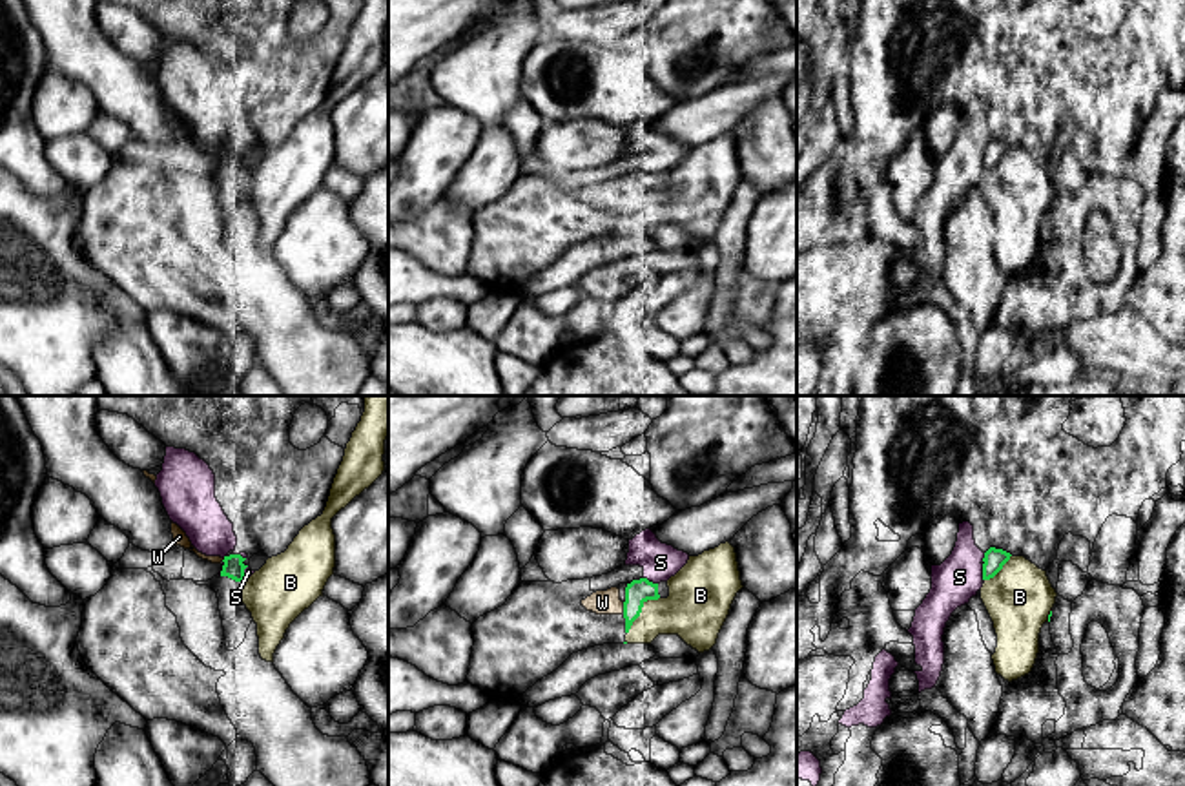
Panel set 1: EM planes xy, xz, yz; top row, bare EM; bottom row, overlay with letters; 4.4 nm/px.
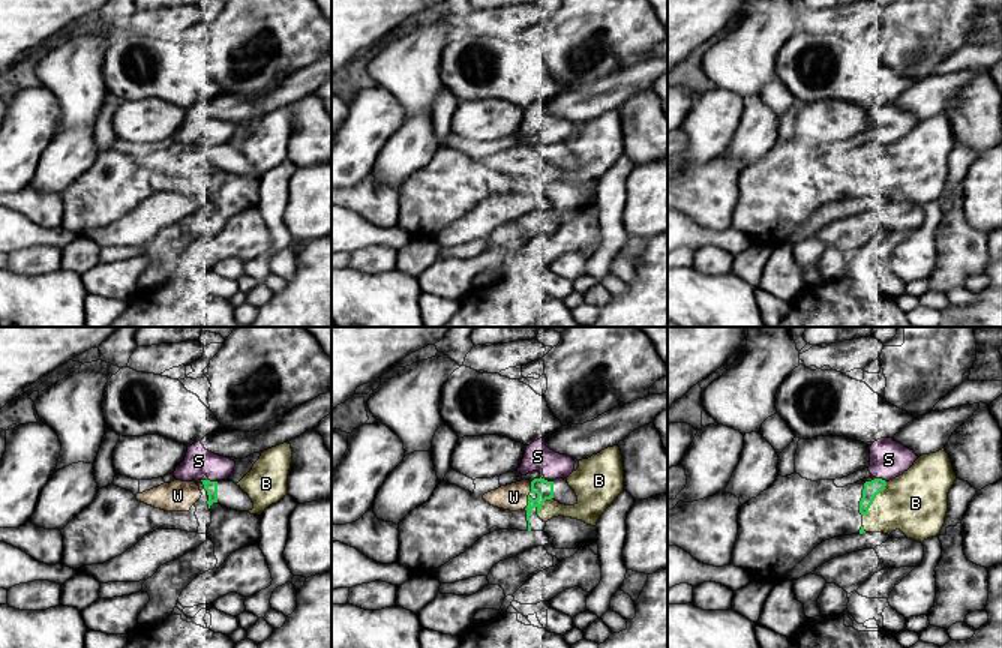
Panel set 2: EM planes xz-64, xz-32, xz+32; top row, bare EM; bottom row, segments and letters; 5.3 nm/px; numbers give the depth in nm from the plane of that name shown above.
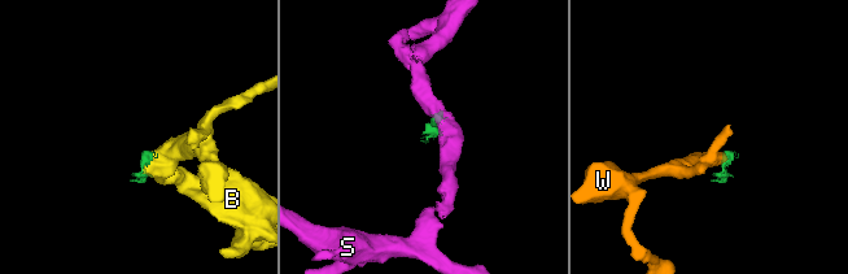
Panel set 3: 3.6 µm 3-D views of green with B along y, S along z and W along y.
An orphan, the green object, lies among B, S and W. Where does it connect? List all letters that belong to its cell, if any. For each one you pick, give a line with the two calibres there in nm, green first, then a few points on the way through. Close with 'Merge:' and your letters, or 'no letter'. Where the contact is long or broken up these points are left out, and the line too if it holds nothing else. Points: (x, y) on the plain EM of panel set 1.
B: 110 nm thick on the green side, 280 nm on the other
W: 110 nm thick on the green side, 110 nm on the other
Merge: B, W

